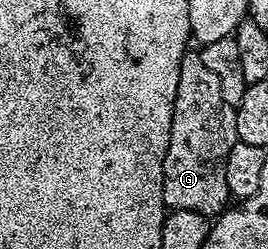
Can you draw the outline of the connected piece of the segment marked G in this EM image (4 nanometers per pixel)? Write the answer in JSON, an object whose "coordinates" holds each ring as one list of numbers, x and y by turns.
{"coordinates":[[185,52,178,72,178,92,172,105,170,144,166,148,164,161,162,192,165,207,172,210,190,210,205,216,219,215,230,202,226,188,226,156,230,156,230,148,234,148,237,140,236,107,222,100,222,84,218,84,218,76,214,76,214,72,210,72,210,68,202,64,199,53]]}

